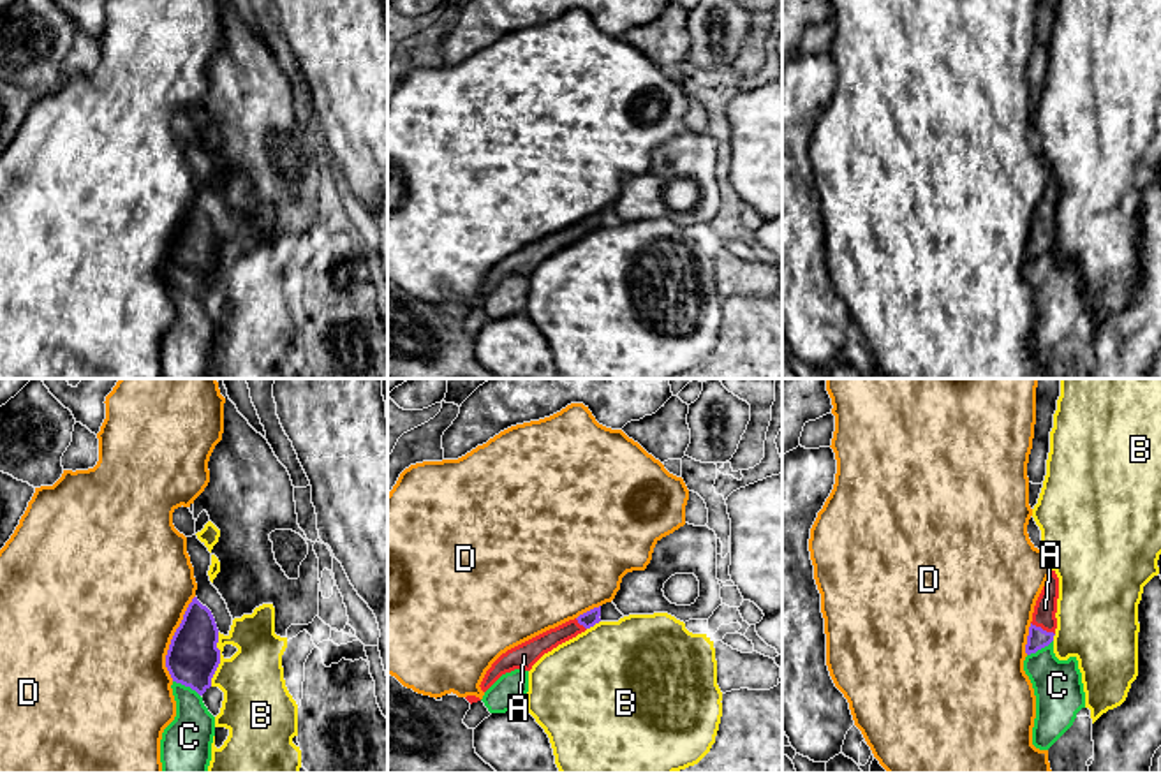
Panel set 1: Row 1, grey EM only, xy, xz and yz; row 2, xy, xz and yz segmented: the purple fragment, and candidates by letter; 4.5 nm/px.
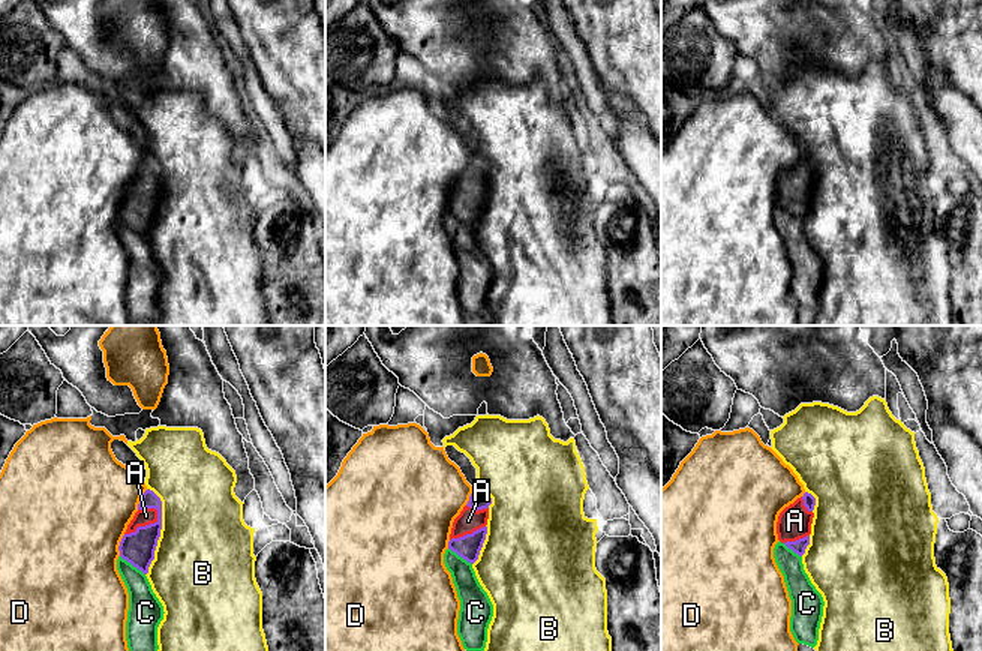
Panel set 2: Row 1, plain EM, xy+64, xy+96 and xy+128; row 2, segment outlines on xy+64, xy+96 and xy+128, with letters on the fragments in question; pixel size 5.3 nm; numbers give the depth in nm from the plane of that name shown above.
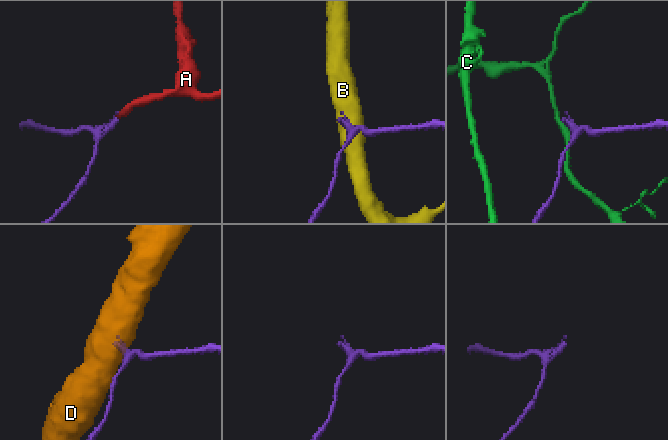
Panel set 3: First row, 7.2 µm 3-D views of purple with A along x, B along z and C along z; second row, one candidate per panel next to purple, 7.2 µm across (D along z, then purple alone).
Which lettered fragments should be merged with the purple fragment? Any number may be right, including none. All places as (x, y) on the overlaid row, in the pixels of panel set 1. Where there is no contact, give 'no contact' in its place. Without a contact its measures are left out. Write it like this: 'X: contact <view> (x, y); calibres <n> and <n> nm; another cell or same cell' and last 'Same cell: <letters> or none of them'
A: contact yz (1042, 629); calibres 90 and 100 nm; same cell
B: contact xy (219, 659); calibres 240 and 300 nm; another cell
C: contact xy (187, 685); calibres 240 and 220 nm; another cell
D: contact xy (173, 638); calibres 240 and 480 nm; another cell
Same cell: A

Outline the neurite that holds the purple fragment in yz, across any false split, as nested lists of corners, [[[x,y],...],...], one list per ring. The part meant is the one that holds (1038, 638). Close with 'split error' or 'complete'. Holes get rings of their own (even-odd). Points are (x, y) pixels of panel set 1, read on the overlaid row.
[[[1052,571],[1034,606],[1025,644],[1027,655],[1036,653],[1038,650],[1048,646],[1054,641],[1057,629],[1057,599],[1059,578],[1055,571]]]; split error

